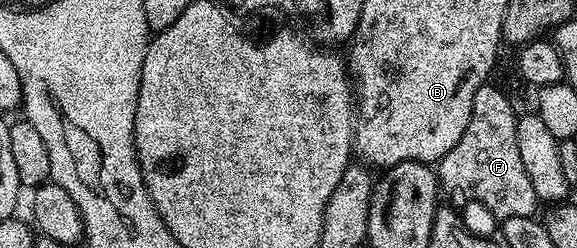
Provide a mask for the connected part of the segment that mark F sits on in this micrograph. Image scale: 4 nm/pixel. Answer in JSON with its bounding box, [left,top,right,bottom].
[438,85,538,221]

